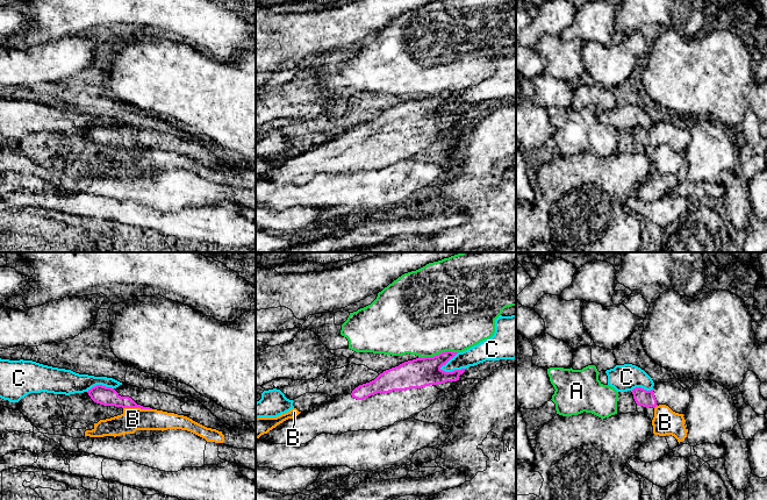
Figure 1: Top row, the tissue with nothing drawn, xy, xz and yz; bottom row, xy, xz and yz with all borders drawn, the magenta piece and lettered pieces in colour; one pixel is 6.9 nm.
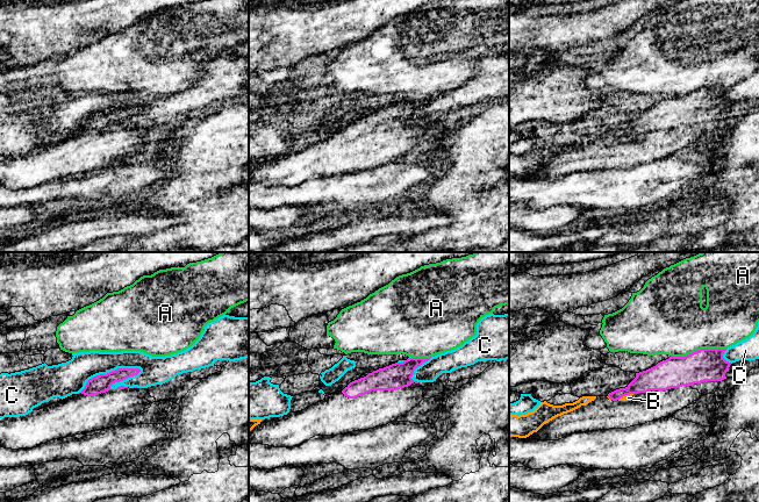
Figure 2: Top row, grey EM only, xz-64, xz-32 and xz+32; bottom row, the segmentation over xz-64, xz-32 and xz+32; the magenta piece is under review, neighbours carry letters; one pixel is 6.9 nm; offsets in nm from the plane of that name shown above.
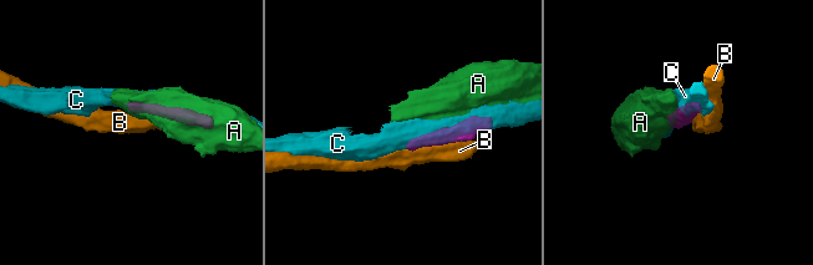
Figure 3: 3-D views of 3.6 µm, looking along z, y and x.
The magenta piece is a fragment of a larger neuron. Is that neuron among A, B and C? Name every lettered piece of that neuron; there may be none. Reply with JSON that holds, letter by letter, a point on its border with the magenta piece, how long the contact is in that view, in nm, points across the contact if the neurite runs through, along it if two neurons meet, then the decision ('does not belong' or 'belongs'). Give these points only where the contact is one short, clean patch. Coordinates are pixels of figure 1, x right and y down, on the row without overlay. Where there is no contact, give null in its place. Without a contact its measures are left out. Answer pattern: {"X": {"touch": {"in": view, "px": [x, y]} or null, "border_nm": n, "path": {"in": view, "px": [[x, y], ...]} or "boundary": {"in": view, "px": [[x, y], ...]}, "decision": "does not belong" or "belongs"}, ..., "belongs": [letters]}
{"A": {"touch": {"in": "xz", "px": [437, 94]}, "border_nm": 280, "decision": "does not belong"}, "B": {"touch": {"in": "xy", "px": [137, 147]}, "border_nm": 200, "decision": "does not belong"}, "C": {"touch": {"in": "xz", "px": [449, 99]}, "border_nm": 180, "decision": "does not belong"}, "belongs": []}

